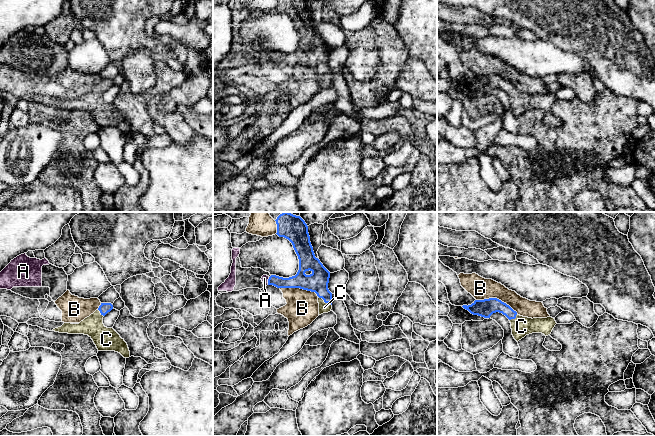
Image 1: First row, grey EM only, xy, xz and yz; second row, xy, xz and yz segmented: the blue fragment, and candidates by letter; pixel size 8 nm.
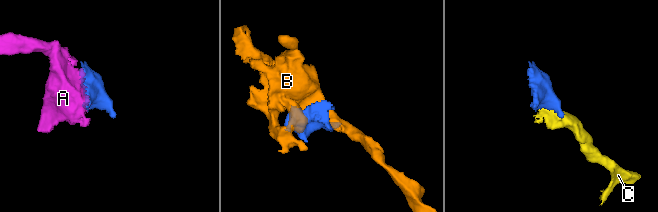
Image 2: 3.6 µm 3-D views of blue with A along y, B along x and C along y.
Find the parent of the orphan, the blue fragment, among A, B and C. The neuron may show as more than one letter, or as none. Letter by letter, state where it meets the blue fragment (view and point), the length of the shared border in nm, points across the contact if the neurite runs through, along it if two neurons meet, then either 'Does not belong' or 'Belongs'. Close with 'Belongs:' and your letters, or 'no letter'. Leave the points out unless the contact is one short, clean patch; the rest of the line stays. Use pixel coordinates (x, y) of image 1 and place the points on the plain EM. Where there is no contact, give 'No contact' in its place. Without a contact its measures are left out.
A: Touches blue at xz (268, 57). Shared border 70 nm. Belongs
B: Touches blue at yz (496, 74). Shared border 360 nm. Does not belong
C: Touches blue at xz (325, 78). Shared border 130 nm. Path across: xz (317, 58), (324, 71), (325, 78), (324, 83). Belongs
Belongs: A, C

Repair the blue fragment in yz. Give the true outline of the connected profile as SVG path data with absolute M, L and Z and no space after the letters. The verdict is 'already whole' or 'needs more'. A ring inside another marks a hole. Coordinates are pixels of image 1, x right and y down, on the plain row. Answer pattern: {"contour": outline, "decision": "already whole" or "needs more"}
{"contour": "M497 74L475 76L471 81L463 81L462 83L471 90L484 94L490 94L496 88L502 89L509 95L512 111L517 118L532 109L542 109L548 112L557 100L552 93L532 95L520 92L509 81Z", "decision": "needs more"}

